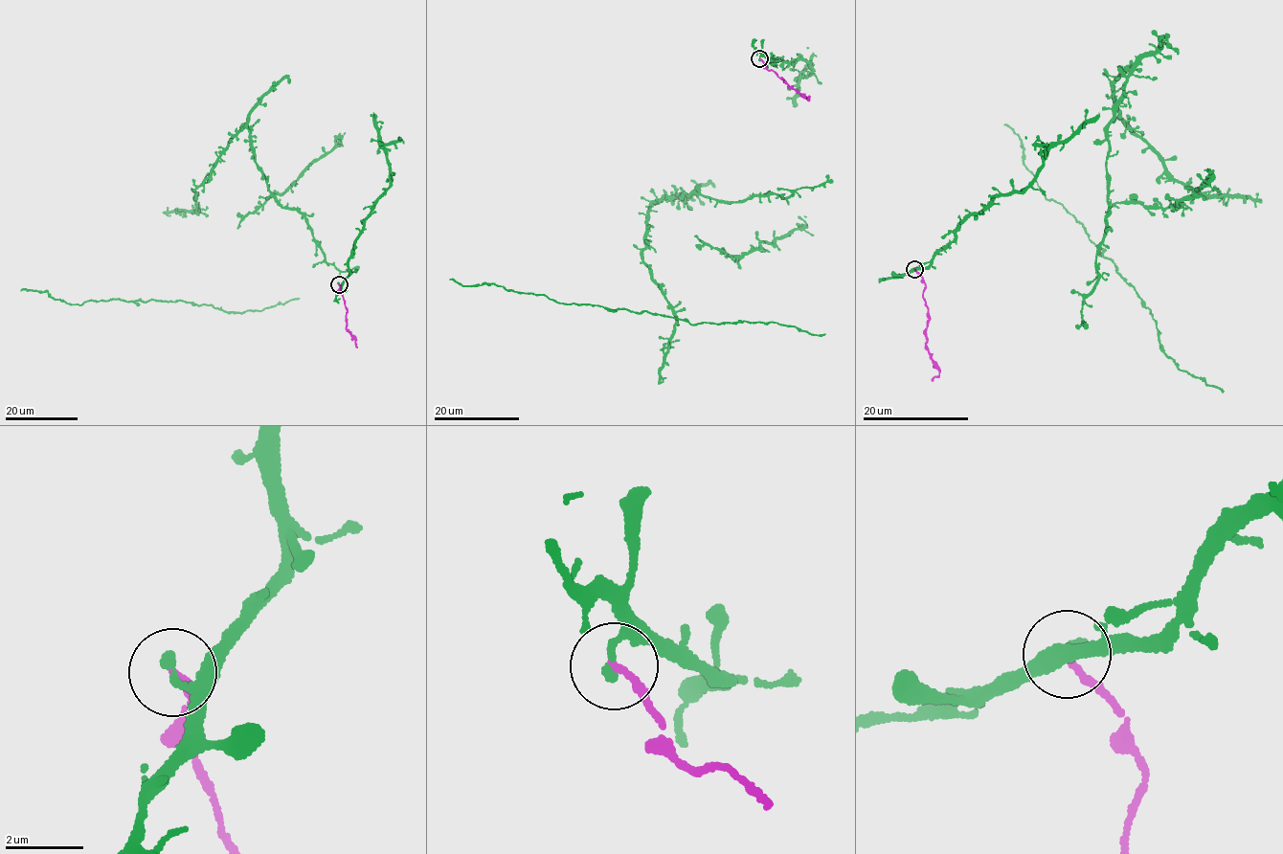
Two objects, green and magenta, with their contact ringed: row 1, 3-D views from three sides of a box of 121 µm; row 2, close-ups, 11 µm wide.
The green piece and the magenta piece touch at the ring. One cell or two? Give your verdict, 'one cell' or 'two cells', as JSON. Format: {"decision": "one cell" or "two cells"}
{"decision": "two cells"}

